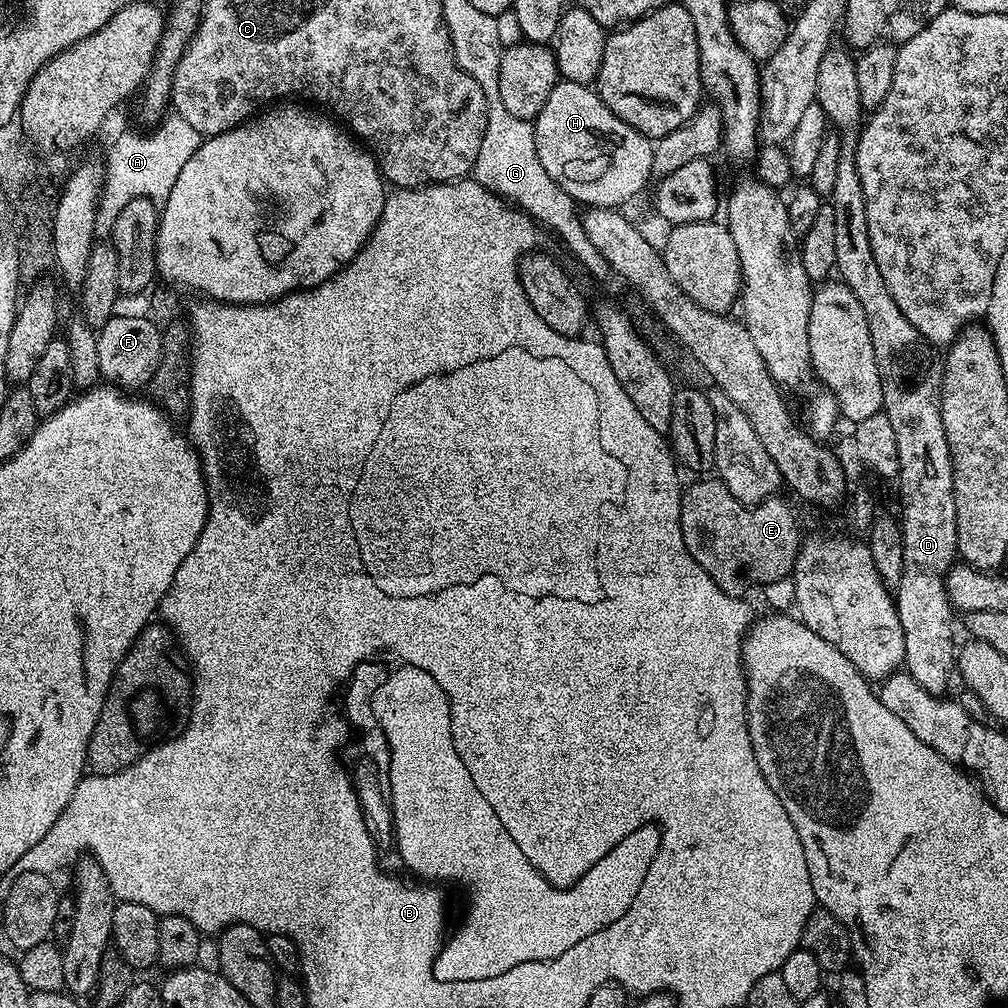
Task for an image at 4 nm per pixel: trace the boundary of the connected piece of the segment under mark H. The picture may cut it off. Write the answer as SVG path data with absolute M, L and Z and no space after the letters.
M557 79L554 90L550 90L550 98L546 98L546 106L542 106L536 116L534 127L538 158L542 158L546 174L550 174L550 178L554 178L554 182L558 182L558 186L566 190L577 205L619 209L627 200L634 199L647 186L648 180L653 179L653 141L634 130L634 126L622 122L622 118L618 118L618 114L614 114L614 110L602 102L599 92L587 84Z

